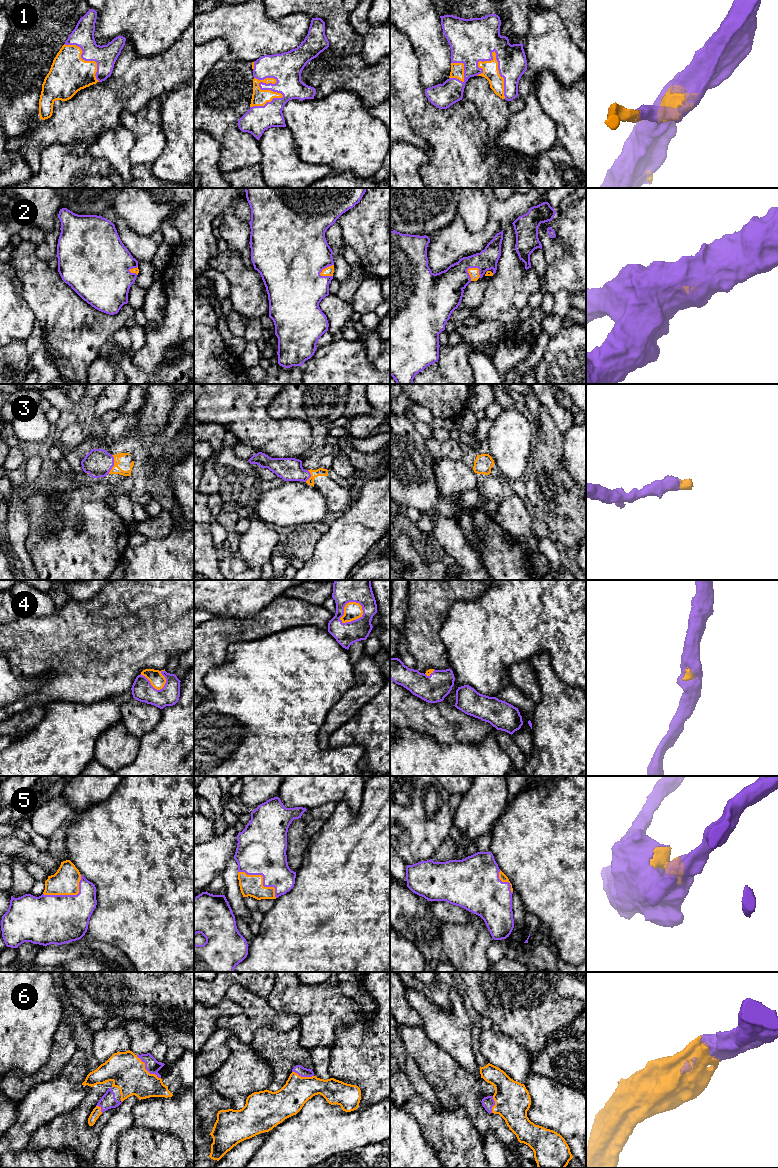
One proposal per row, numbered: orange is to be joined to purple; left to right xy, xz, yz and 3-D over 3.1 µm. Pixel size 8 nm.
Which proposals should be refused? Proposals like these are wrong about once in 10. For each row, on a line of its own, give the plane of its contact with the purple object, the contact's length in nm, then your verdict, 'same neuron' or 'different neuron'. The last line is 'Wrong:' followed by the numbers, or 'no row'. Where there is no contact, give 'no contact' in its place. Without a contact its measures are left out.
1: contact in xz; length 320 nm; same neuron
2: contact in yz; length 130 nm; same neuron
3: contact in xy; length 160 nm; same neuron
4: contact in xz; length 220 nm; same neuron
5: contact in xz; length 380 nm; same neuron
6: contact in xy; length 280 nm; same neuron
Wrong: no row

